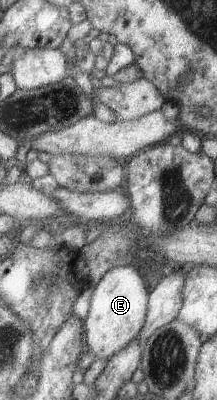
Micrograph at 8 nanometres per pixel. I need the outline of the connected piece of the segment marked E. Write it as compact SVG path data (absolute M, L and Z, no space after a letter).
M132 263L108 269L91 288L88 314L82 321L82 331L86 335L85 348L95 359L106 361L138 337L146 319L148 292Z

